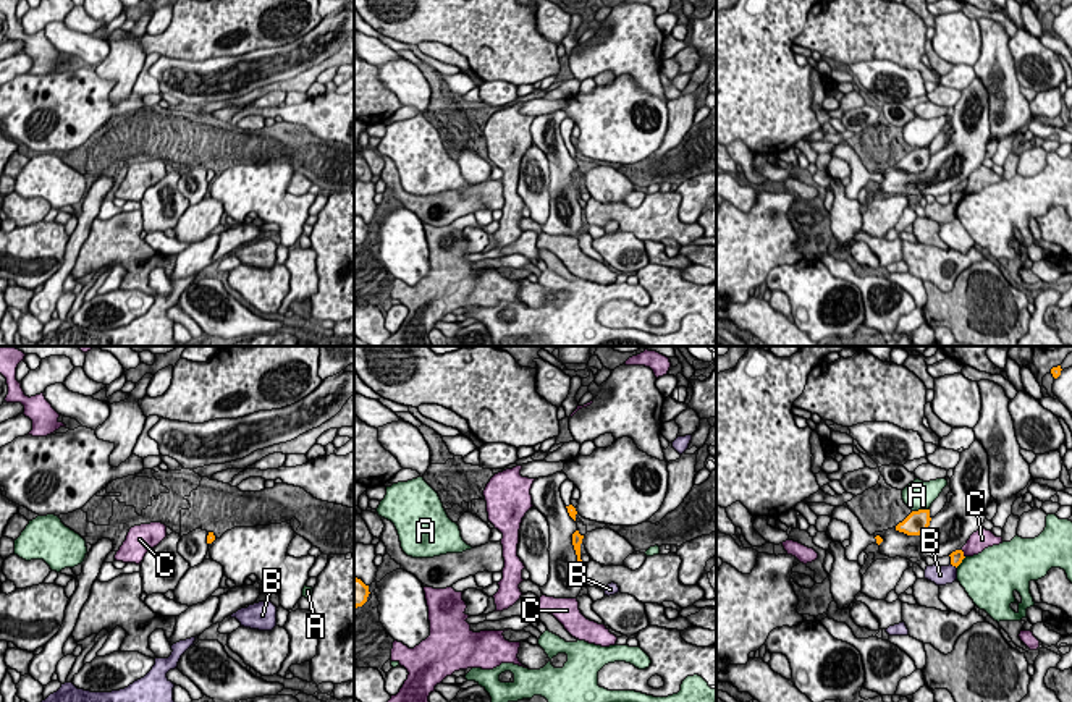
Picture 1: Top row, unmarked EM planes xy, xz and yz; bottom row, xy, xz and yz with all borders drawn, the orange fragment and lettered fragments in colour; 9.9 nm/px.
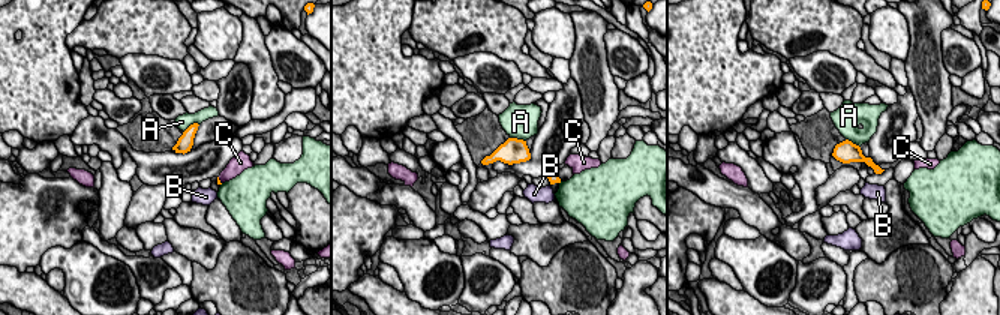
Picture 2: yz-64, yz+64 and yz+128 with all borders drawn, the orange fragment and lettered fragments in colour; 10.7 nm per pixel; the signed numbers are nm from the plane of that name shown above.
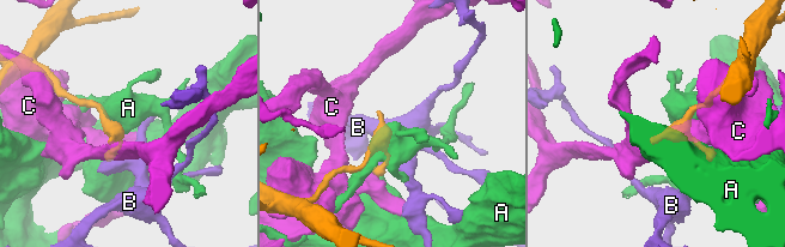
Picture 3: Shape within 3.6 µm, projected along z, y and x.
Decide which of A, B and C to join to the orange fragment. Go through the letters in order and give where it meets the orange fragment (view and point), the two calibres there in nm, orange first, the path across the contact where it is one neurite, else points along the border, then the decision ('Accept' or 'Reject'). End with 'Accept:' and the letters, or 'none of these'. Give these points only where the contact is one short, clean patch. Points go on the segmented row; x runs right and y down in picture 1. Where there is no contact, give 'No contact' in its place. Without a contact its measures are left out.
A: Touches orange at yz (920, 510). Thickness 220 nm (orange) against 280 nm. Reject
B: Touches orange at yz (954, 565). Thickness 130 nm (orange) against 190 nm. Boundary: yz (951, 563), (956, 568). Reject
C: Touches orange at yz (962, 553). Thickness 130 nm (orange) against 200 nm. Reject
Accept: none of these

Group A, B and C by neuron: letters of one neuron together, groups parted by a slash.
A / B / C

